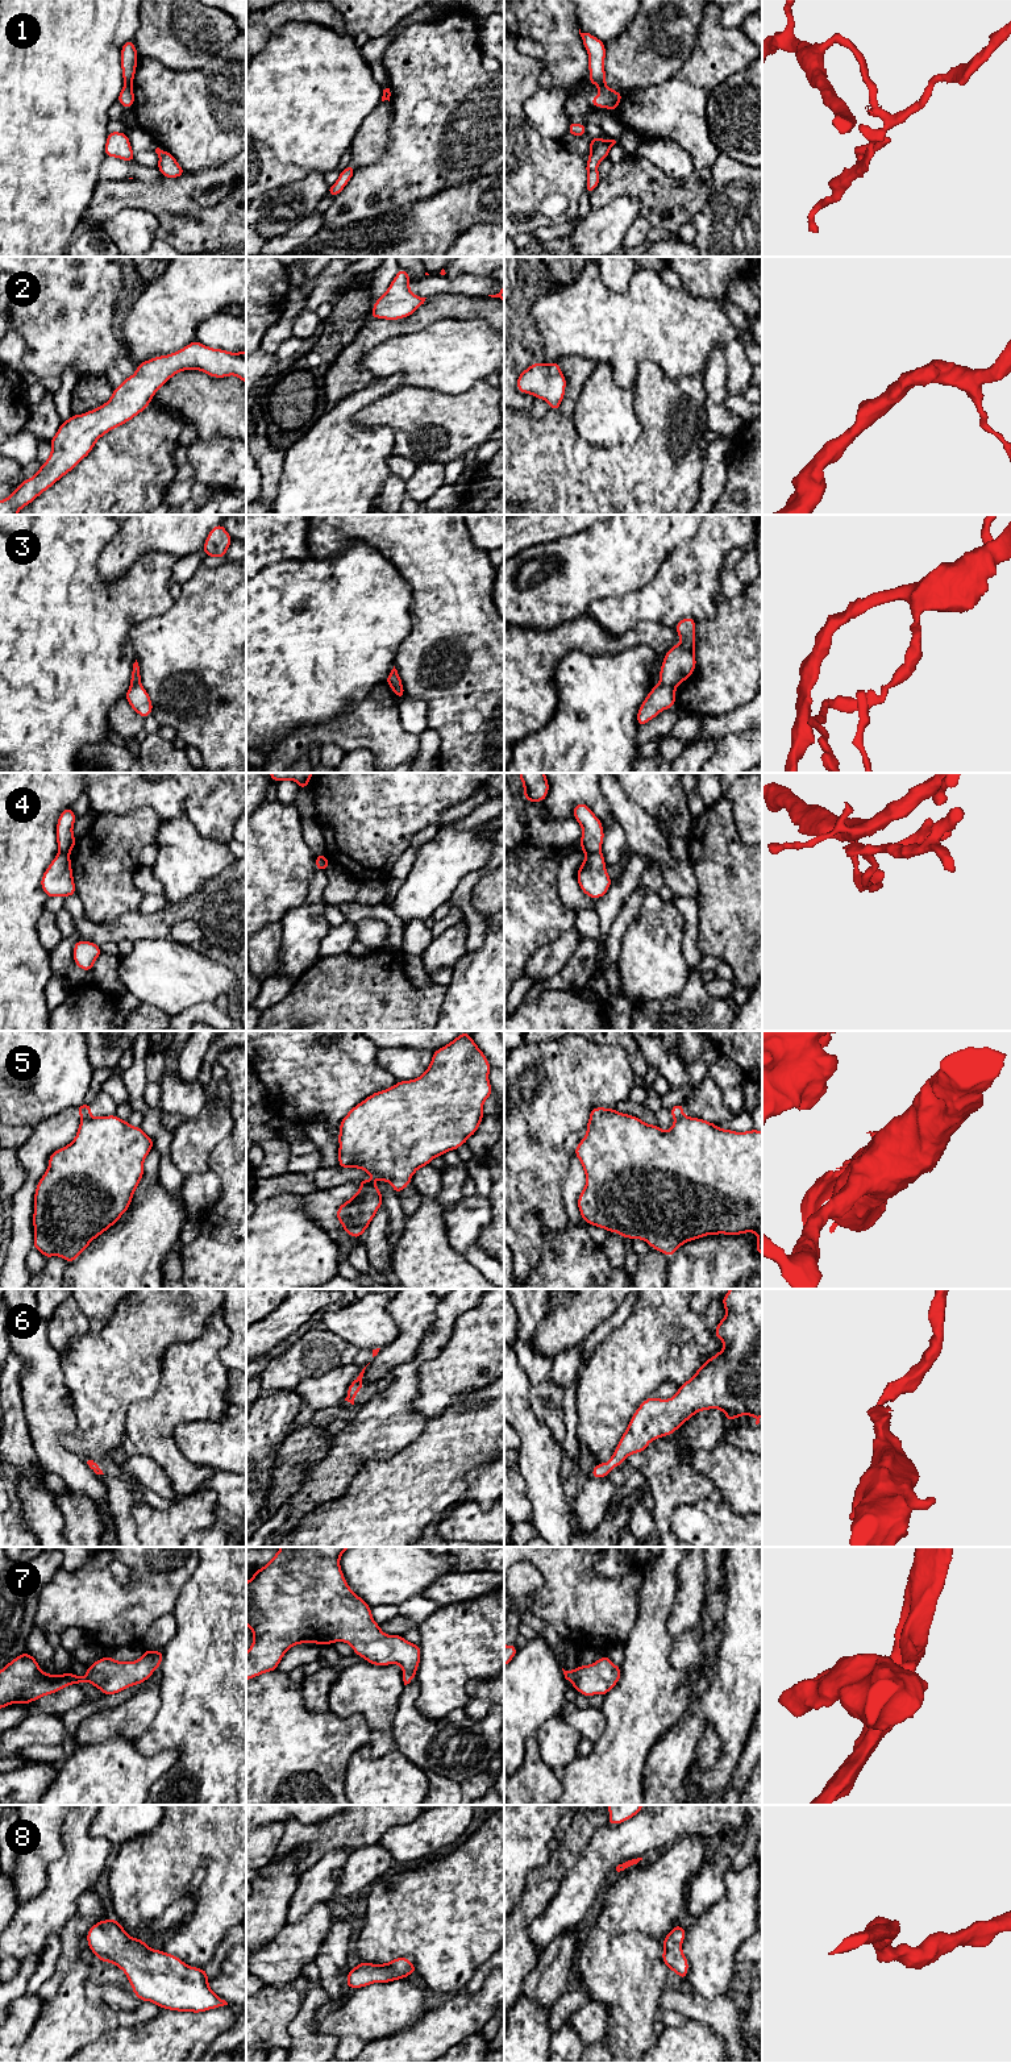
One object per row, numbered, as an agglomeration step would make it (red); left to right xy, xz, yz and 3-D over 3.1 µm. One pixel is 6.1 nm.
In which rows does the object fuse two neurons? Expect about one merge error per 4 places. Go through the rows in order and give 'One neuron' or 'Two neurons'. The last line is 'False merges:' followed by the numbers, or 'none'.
1: Two neurons
2: One neuron
3: Two neurons
4: Two neurons
5: Two neurons
6: One neuron
7: One neuron
8: One neuron
False merges: 1, 3, 4, 5

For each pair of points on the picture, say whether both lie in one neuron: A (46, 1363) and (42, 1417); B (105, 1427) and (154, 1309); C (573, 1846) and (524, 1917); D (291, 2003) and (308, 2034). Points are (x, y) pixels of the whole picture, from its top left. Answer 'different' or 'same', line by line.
A: same
B: same
C: same
D: different

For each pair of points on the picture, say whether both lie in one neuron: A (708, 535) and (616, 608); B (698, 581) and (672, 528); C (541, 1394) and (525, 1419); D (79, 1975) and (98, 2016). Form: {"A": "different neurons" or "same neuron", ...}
{"A": "same neuron", "B": "different neurons", "C": "different neurons", "D": "same neuron"}

